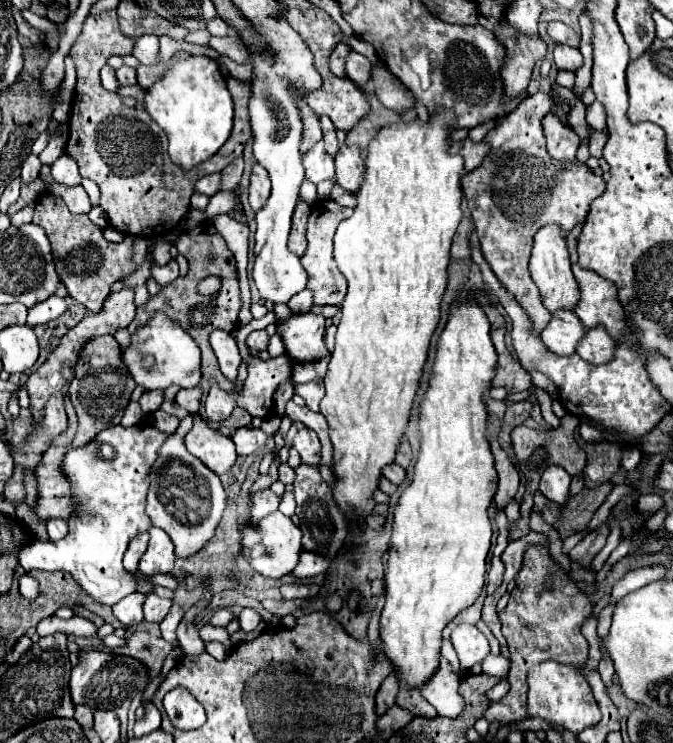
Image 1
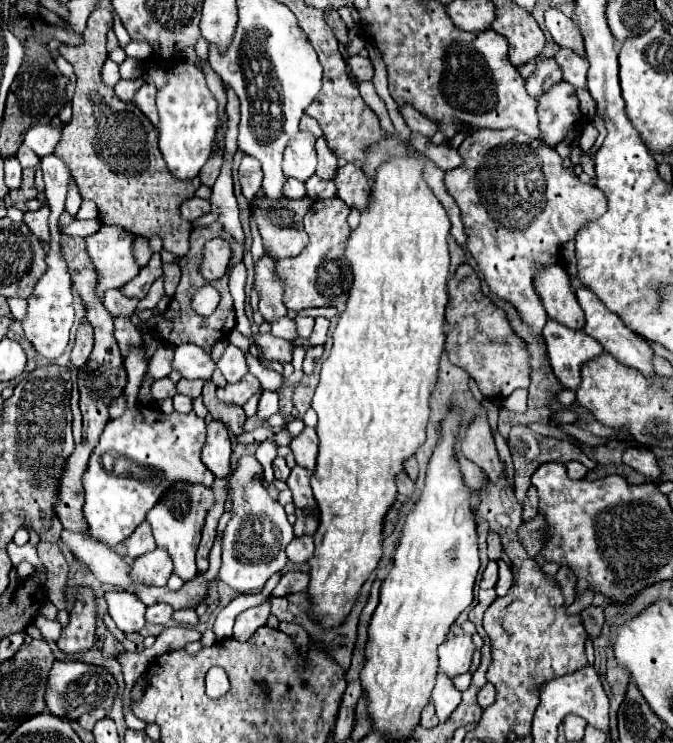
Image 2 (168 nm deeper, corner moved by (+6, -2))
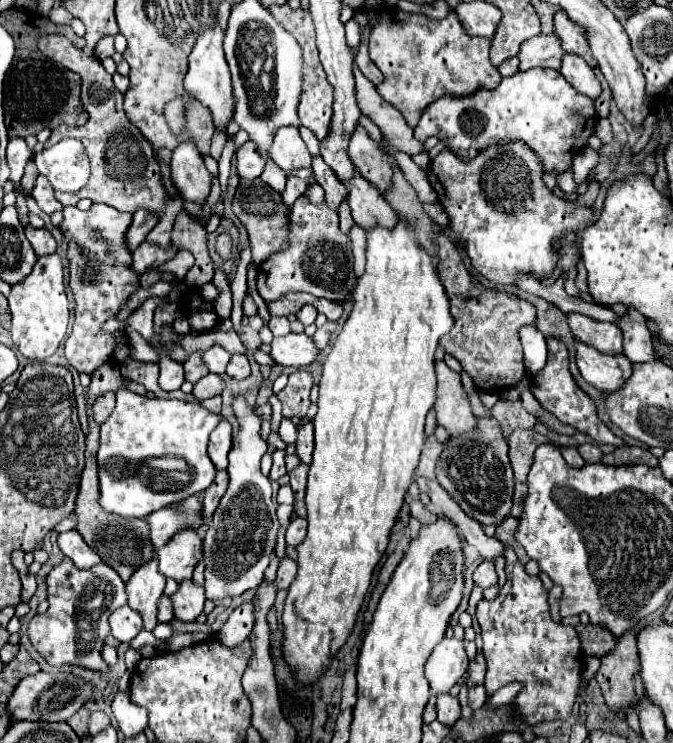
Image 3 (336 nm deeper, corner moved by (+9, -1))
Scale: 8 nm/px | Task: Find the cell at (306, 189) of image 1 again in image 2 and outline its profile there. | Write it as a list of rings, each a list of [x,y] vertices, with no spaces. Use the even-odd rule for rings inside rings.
[[[287,180],[285,184],[285,196],[291,198],[291,200],[301,200],[307,196],[307,190],[305,190],[305,182],[299,182],[299,180]]]

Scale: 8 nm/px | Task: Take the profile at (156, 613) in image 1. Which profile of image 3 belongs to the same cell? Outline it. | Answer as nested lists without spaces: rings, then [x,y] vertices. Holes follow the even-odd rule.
[[[162,595],[160,601],[158,601],[158,621],[160,621],[160,623],[168,623],[168,621],[172,621],[172,619],[174,619],[172,601],[170,601],[166,595]]]

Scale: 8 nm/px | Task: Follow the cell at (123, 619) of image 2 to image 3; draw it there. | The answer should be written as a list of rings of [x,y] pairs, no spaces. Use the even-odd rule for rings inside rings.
[[[124,605],[110,615],[110,627],[112,627],[112,635],[118,641],[128,643],[142,631],[142,617],[140,617],[140,613],[136,613],[128,605]]]

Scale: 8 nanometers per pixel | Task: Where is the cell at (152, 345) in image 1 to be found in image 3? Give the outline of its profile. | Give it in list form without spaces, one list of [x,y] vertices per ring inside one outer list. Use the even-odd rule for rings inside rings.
[[[212,345],[212,347],[204,353],[204,361],[206,361],[206,365],[208,365],[208,369],[210,369],[212,373],[224,373],[230,357],[232,357],[232,353],[228,353],[228,351],[226,351],[224,347],[220,347],[220,345]]]

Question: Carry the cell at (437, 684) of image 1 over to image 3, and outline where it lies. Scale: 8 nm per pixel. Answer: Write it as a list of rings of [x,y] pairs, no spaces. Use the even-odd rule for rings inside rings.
[[[448,693],[438,695],[438,721],[446,727],[452,727],[460,719],[460,703],[456,697],[450,697]]]

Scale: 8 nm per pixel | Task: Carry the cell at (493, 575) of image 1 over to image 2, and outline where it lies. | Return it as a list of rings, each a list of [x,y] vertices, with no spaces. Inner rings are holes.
[[[489,562],[487,564],[487,568],[485,568],[485,572],[483,572],[483,578],[481,578],[481,588],[483,590],[487,590],[487,588],[495,588],[495,584],[497,584],[497,562]]]

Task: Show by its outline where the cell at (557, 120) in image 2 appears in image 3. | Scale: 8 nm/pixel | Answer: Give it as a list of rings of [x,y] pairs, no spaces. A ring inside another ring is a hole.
[[[532,69],[502,79],[496,89],[476,89],[472,97],[440,97],[420,117],[414,139],[424,143],[428,137],[438,137],[462,161],[470,161],[484,147],[520,141],[538,155],[546,173],[560,175],[572,167],[576,153],[586,147],[596,121],[594,101],[576,93],[560,71]]]

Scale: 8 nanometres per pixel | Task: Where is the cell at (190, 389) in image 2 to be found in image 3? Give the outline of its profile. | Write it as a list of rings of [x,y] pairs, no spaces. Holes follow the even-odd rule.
[[[196,351],[188,357],[188,361],[184,363],[184,371],[186,371],[186,381],[190,383],[198,383],[204,375],[208,375],[208,367],[204,365],[204,359],[202,359],[202,351]]]

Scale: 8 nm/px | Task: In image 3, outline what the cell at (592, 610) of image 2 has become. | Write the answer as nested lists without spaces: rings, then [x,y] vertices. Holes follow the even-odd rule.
[[[576,625],[576,631],[580,635],[582,641],[582,651],[588,657],[604,657],[608,653],[612,653],[612,649],[616,647],[616,639],[610,631],[596,627],[596,625]]]

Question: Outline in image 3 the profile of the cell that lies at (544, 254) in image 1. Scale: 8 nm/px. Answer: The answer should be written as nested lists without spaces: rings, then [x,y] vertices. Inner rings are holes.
[[[570,313],[568,323],[578,341],[596,347],[602,353],[622,353],[622,331],[614,323],[602,323],[592,317]]]

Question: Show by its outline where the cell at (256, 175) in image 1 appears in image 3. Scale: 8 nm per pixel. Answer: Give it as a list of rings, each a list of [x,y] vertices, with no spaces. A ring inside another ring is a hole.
[[[246,141],[242,147],[238,147],[236,159],[238,159],[238,173],[244,179],[260,177],[266,163],[264,157],[260,157],[260,151],[256,149],[254,141]]]

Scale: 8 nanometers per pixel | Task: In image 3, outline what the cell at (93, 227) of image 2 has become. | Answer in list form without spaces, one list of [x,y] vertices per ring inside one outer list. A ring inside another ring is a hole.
[[[28,224],[24,231],[38,257],[56,251],[57,242],[48,229],[34,229]]]

